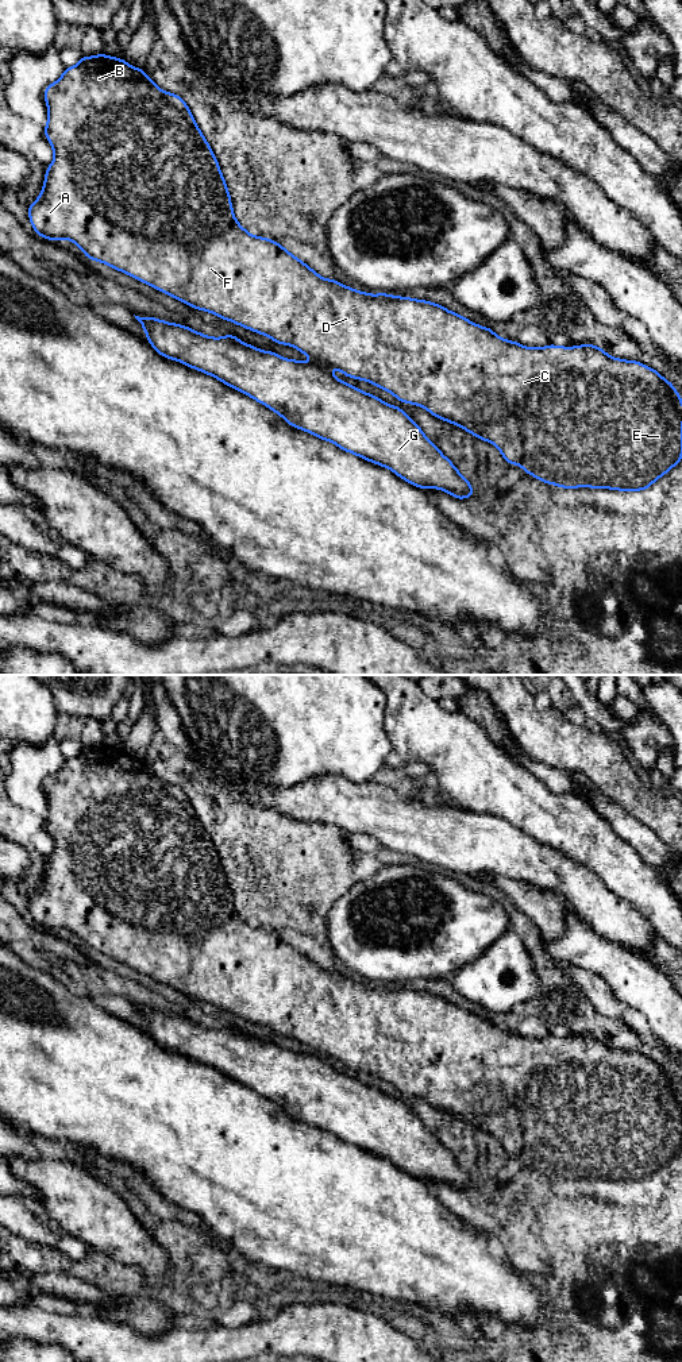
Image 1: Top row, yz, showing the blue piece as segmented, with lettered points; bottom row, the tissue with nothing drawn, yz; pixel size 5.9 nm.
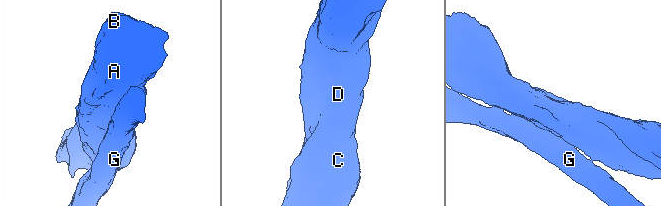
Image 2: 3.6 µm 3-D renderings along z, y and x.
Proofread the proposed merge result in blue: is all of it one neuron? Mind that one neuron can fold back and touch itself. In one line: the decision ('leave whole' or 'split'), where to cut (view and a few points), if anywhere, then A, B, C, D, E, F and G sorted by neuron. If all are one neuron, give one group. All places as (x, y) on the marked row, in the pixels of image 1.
leave whole | no cut | A B C D E F G

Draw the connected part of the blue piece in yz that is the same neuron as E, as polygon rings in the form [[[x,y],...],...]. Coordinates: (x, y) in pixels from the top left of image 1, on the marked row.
[[[104,53],[95,57],[81,55],[80,62],[76,66],[66,67],[58,81],[45,88],[45,101],[47,105],[49,117],[43,132],[51,144],[54,159],[51,165],[46,167],[43,190],[39,193],[38,200],[28,204],[28,219],[35,234],[51,242],[68,239],[82,250],[86,259],[99,261],[119,270],[120,273],[126,273],[127,275],[150,285],[194,309],[213,313],[223,320],[232,321],[259,335],[269,336],[278,344],[294,347],[301,354],[311,356],[315,362],[304,363],[301,360],[286,359],[271,351],[262,351],[251,344],[246,344],[230,333],[224,337],[212,337],[193,331],[186,325],[167,323],[155,317],[135,316],[146,331],[147,342],[159,355],[167,359],[174,359],[190,369],[215,377],[224,385],[231,386],[267,406],[280,414],[289,425],[315,435],[321,440],[331,441],[340,450],[354,454],[367,462],[386,467],[397,476],[421,490],[439,489],[459,501],[474,497],[474,490],[470,481],[466,479],[456,470],[452,462],[447,459],[429,439],[425,437],[421,428],[400,408],[392,406],[375,396],[365,393],[358,387],[336,379],[328,371],[330,367],[335,367],[351,378],[369,381],[370,383],[392,393],[400,401],[424,408],[436,418],[448,421],[470,432],[474,437],[494,444],[500,450],[506,463],[517,464],[528,475],[558,487],[593,487],[620,491],[648,490],[655,481],[667,474],[675,464],[681,463],[682,400],[671,381],[666,381],[656,370],[636,360],[613,358],[601,347],[593,344],[582,344],[575,347],[548,344],[542,348],[524,347],[519,342],[510,342],[500,337],[492,331],[490,327],[481,327],[439,304],[434,304],[427,300],[415,300],[406,296],[394,297],[393,294],[386,293],[369,294],[366,292],[358,292],[354,288],[344,286],[334,278],[325,279],[303,261],[290,254],[278,242],[263,236],[253,236],[235,219],[230,192],[219,167],[219,162],[203,132],[197,127],[197,121],[192,116],[186,103],[178,94],[161,90],[143,69],[134,67],[123,58],[108,57]]]

